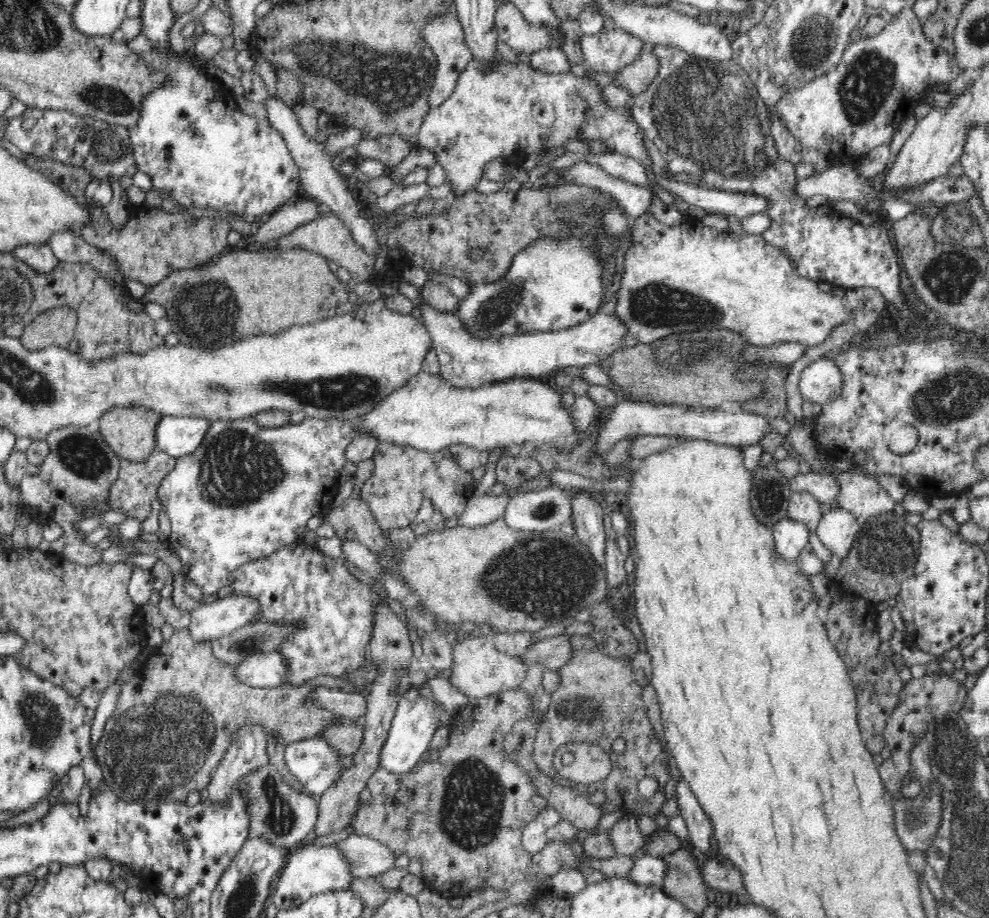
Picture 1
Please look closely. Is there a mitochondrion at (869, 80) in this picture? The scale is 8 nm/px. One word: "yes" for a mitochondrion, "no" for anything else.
yes

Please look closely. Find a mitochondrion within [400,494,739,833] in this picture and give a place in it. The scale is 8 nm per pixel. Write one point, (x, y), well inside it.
(548, 577)

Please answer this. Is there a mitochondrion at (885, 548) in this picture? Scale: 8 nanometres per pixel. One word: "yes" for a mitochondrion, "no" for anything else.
yes

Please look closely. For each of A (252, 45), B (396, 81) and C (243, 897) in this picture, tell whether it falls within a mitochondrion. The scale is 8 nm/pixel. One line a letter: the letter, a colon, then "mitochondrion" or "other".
A: other
B: mitochondrion
C: mitochondrion

